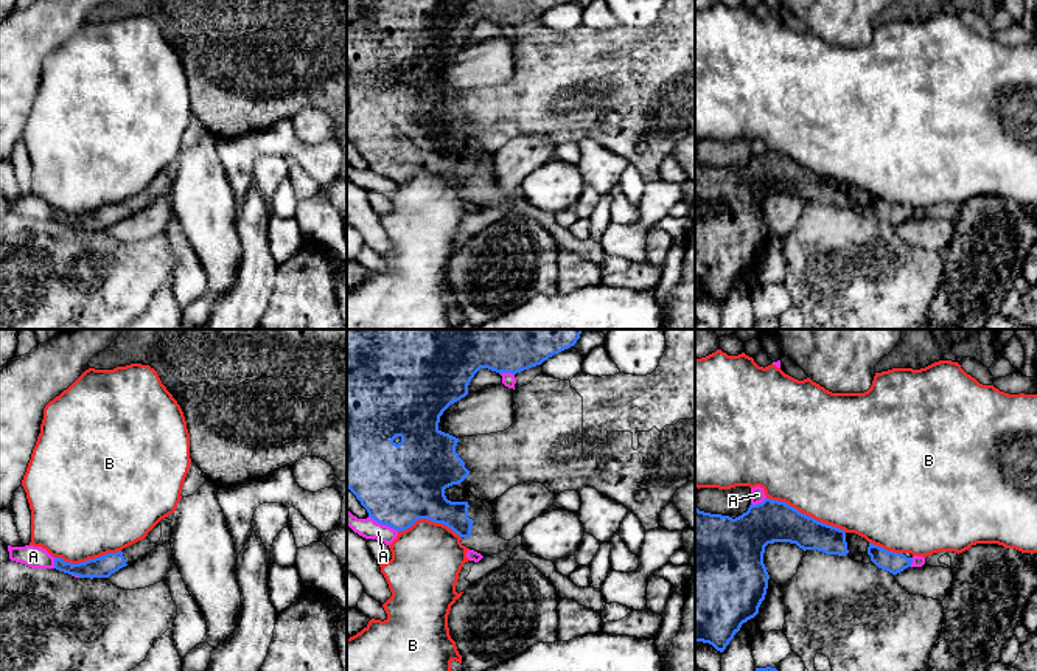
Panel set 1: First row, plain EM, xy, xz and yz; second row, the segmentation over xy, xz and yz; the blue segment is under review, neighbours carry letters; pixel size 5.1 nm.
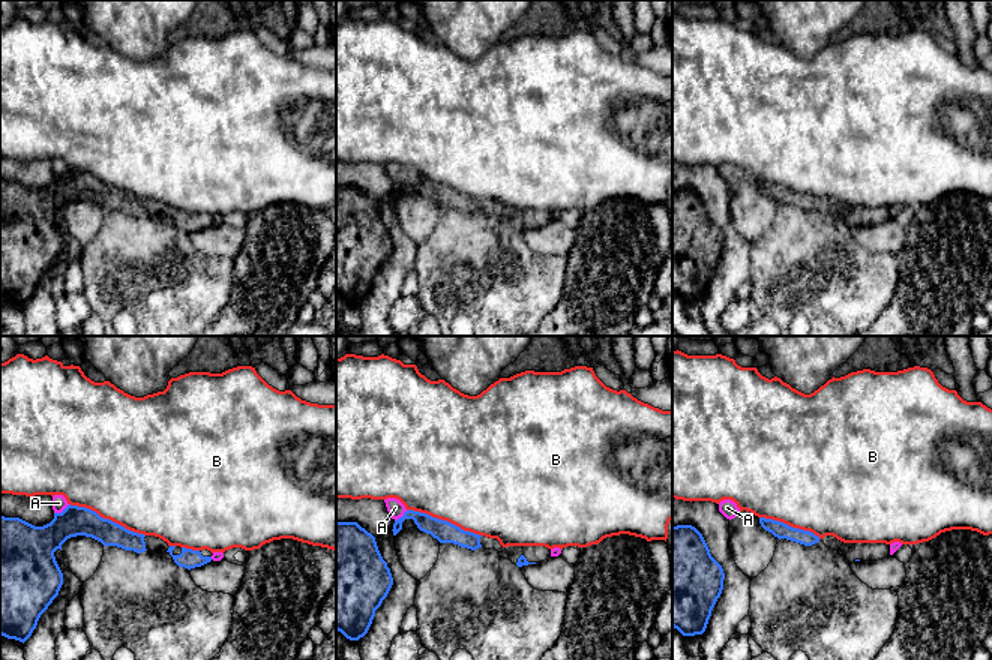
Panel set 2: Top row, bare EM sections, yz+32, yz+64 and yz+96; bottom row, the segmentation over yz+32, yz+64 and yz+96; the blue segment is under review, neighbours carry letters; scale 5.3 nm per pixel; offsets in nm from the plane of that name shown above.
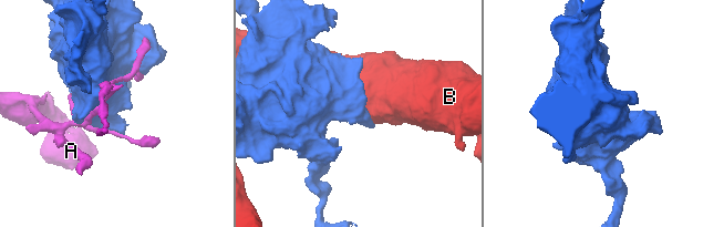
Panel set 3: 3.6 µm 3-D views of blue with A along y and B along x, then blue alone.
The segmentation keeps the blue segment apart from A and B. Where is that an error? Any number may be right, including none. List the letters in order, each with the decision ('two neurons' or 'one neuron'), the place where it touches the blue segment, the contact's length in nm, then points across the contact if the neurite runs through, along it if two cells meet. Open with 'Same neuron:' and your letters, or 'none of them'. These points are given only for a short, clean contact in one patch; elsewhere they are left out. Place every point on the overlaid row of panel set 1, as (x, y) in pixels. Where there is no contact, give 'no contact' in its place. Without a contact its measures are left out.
Same neuron: none of them
A: two neurons; meets blue in xz at (383, 524); contact 170 nm long
B: two neurons; meets blue in yz at (807, 516); contact 460 nm long

